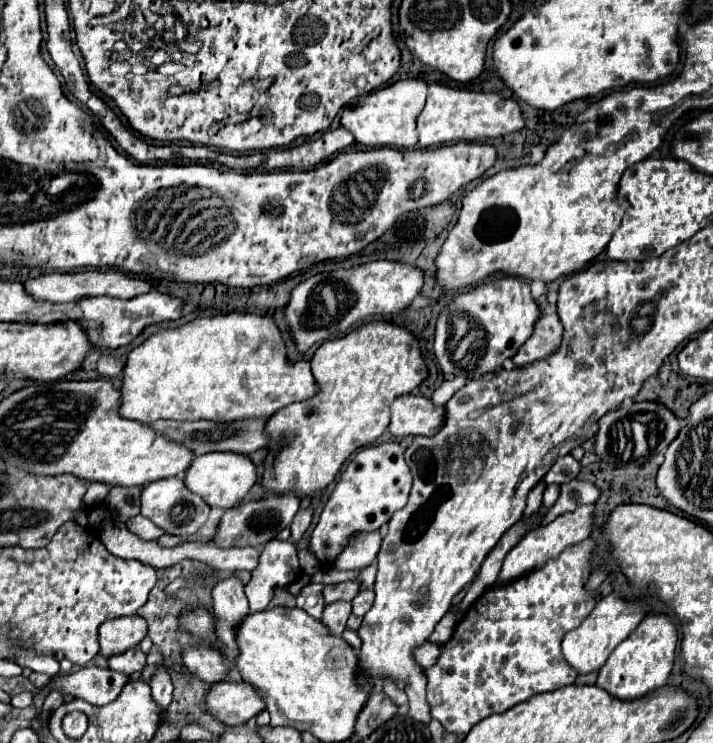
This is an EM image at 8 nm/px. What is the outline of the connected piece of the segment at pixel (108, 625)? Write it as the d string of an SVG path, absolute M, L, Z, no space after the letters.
M124 615L110 619L102 623L98 629L100 655L108 659L112 655L120 655L128 649L134 649L140 645L146 633L148 633L148 625L146 619L140 615Z

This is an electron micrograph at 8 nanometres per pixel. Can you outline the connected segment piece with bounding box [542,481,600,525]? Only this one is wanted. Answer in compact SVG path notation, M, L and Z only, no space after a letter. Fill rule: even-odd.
M570 481L570 483L564 483L560 487L560 497L558 501L554 503L552 509L548 509L548 513L545 514L542 521L542 525L546 525L552 522L554 517L566 513L566 511L574 511L582 505L590 505L598 499L598 487L594 487L592 483L588 481Z

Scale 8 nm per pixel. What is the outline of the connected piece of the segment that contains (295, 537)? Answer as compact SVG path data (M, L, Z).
M312 509L300 511L300 513L294 517L294 521L292 521L292 525L290 525L290 531L292 531L292 541L294 541L294 543L298 543L298 541L302 539L302 535L306 533L306 529L308 529L310 521L312 521Z

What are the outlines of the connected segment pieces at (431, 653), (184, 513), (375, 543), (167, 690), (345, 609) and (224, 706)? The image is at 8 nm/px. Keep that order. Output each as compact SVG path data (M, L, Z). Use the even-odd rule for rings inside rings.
M426 643L426 645L422 645L420 649L418 649L418 653L416 653L416 657L418 657L418 661L420 661L420 665L424 667L424 669L428 669L428 667L432 667L436 661L438 661L438 655L442 653L442 647L444 645L438 645L438 643Z
M178 477L152 481L142 489L142 495L140 495L140 513L148 517L152 523L156 523L160 529L164 529L164 533L170 533L170 535L182 537L182 535L196 533L206 523L208 511L210 507L202 501L202 497L186 489L182 479Z
M378 531L356 533L344 545L340 555L334 559L332 567L338 569L338 571L348 571L348 569L358 569L360 571L376 559L376 555L380 551L380 543L382 543L382 535Z
M158 663L158 667L160 667L160 671L152 677L150 687L152 687L152 699L160 705L160 721L166 723L166 713L172 703L172 683L170 683L170 675L164 671L162 663Z
M338 601L338 603L330 603L324 607L324 613L322 613L322 623L326 625L328 633L334 637L340 637L344 627L346 627L346 621L350 617L352 609L350 609L350 603L346 601Z
M244 681L232 683L214 683L204 695L206 713L210 713L216 721L226 725L242 725L242 721L254 719L266 705Z

